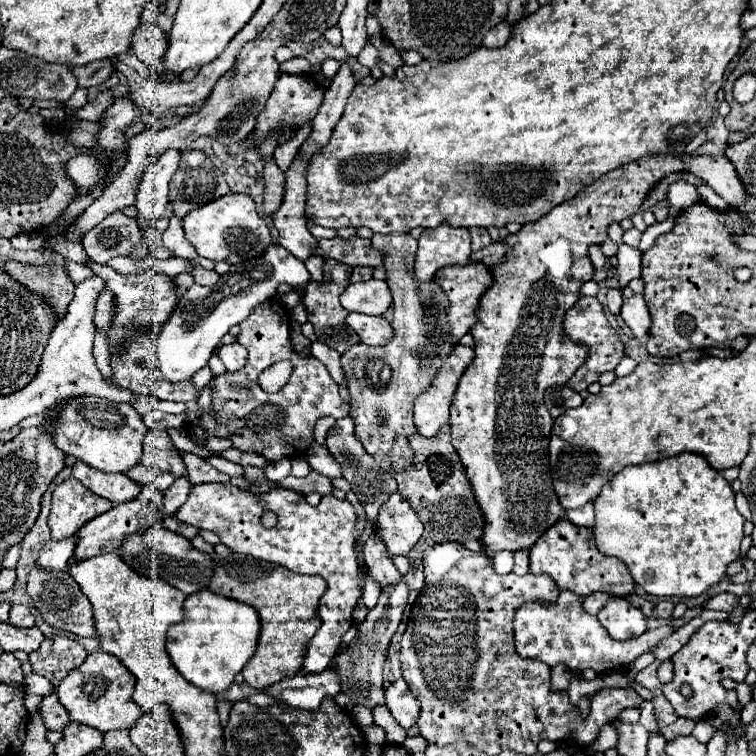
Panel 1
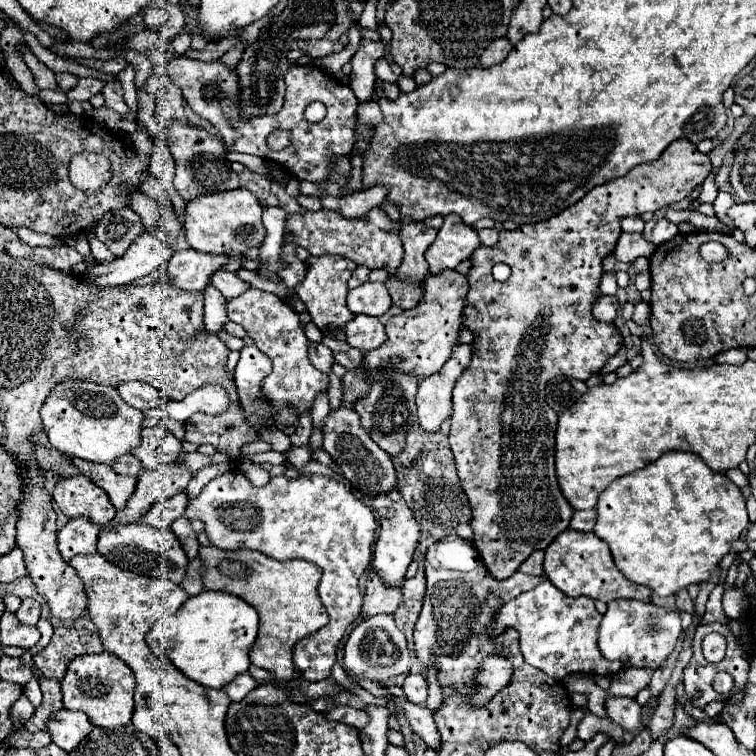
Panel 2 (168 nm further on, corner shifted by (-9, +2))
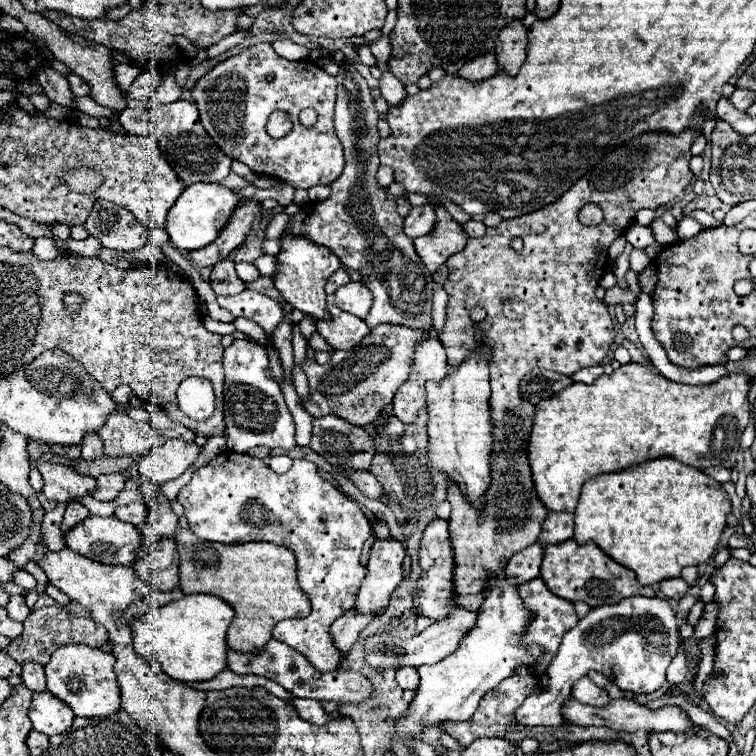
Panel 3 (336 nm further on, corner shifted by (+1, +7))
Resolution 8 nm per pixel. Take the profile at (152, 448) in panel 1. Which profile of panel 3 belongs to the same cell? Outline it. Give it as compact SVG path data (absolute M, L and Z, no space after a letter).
M122 410L112 412L112 418L108 418L108 424L100 428L98 436L108 456L126 456L126 454L144 456L166 440L152 428L150 422L138 424Z

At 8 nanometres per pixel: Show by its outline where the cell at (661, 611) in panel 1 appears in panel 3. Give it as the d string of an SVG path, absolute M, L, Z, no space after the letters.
M682 578L676 580L664 580L664 584L660 584L660 592L668 598L668 600L680 600L686 596L688 592L688 584Z

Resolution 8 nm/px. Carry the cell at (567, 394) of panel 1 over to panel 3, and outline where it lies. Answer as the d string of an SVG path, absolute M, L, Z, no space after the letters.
M532 370L520 382L520 394L530 404L538 404L540 400L558 394L560 390L564 390L570 384L572 384L572 380L564 374L558 374L552 370L536 370L536 372Z

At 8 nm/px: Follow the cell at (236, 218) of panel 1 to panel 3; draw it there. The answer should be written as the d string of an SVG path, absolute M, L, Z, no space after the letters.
M192 184L192 186L188 186L178 196L178 200L174 202L174 206L170 208L168 218L166 218L166 232L170 236L170 242L178 250L184 250L184 252L192 252L192 250L200 250L200 248L208 246L220 234L220 230L232 216L238 202L240 202L240 198L230 188L226 188L222 184Z

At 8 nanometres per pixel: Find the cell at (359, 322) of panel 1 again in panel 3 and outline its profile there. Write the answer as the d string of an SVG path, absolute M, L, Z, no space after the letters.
M328 304L328 320L318 320L316 328L320 336L334 348L334 350L350 350L362 342L362 338L370 332L366 322L340 310L334 304Z

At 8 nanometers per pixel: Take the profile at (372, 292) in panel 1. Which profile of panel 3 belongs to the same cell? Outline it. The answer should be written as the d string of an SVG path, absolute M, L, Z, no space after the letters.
M350 282L348 286L340 286L334 294L334 304L348 314L358 318L366 318L372 306L372 292L364 282Z

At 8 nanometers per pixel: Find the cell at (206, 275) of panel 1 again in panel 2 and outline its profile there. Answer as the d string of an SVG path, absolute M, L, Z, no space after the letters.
M230 271L214 273L212 279L210 279L210 283L212 283L214 287L218 287L218 289L222 291L222 295L228 297L228 299L234 299L234 297L242 295L242 293L250 287L248 283L244 283L242 279L238 279L236 273L230 273Z

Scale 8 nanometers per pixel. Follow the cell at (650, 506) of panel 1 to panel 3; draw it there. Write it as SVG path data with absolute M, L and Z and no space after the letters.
M658 458L622 472L600 474L588 480L574 512L574 540L580 544L594 542L620 566L634 570L640 584L654 586L666 578L680 576L684 566L698 566L710 560L716 554L724 528L728 526L726 516L730 510L730 498L720 482L698 468L680 464L674 458Z

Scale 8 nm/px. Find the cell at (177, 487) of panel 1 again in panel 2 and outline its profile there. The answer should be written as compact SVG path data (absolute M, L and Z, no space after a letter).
M178 493L166 501L156 503L142 519L142 523L158 527L158 529L170 529L170 525L184 515L186 505L188 505L188 495L186 493Z

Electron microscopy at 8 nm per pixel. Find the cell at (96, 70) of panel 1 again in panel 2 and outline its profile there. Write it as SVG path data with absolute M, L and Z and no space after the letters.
M86 77L86 79L80 79L80 81L78 81L78 85L67 92L66 95L70 102L88 101L92 95L100 93L104 85L106 85L106 81L102 81L102 79L96 79L96 77Z

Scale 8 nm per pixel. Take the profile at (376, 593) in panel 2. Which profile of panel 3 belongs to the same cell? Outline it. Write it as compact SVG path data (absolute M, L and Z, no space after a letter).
M348 610L340 620L336 620L332 624L332 628L330 628L332 644L336 646L336 650L340 652L342 658L350 654L356 638L368 626L370 620L372 620L372 616L356 616L354 610Z

